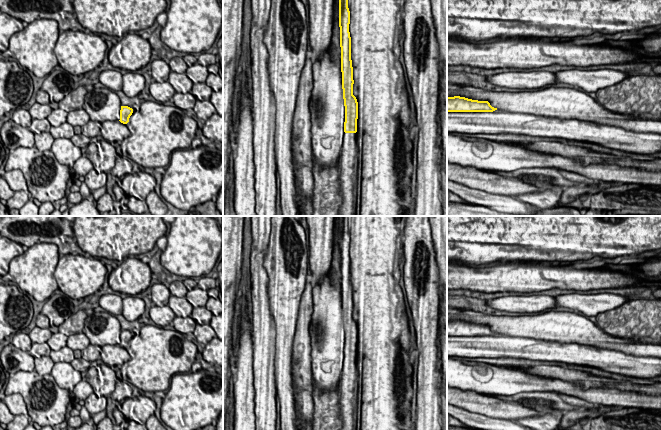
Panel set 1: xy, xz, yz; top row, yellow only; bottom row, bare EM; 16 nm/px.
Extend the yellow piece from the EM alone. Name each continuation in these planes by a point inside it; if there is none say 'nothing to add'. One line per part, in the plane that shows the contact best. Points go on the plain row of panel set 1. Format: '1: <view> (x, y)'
1: xz (347, 403)

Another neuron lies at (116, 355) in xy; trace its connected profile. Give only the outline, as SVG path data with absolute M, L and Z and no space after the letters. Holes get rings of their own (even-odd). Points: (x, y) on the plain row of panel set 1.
M105 345L102 347L102 351L107 356L105 364L110 367L111 366L120 367L131 359L126 348L123 348L120 345Z

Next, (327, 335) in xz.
M328 271L323 281L312 287L313 312L309 326L311 345L312 379L316 382L318 389L322 391L333 391L339 384L344 361L345 330L342 313L341 287L338 279ZM333 361L330 372L325 372L321 365L324 362Z

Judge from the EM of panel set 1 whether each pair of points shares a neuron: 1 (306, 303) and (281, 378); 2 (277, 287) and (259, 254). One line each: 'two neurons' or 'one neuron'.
1: two neurons
2: two neurons

